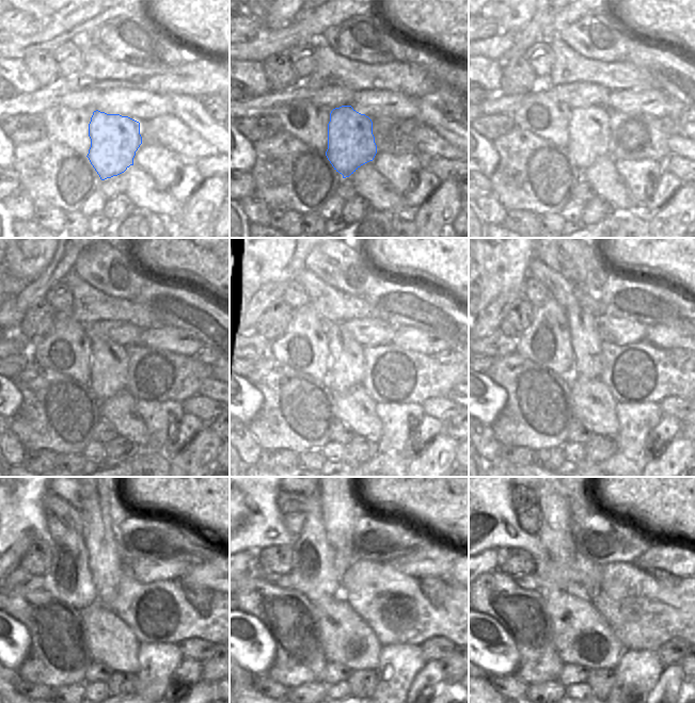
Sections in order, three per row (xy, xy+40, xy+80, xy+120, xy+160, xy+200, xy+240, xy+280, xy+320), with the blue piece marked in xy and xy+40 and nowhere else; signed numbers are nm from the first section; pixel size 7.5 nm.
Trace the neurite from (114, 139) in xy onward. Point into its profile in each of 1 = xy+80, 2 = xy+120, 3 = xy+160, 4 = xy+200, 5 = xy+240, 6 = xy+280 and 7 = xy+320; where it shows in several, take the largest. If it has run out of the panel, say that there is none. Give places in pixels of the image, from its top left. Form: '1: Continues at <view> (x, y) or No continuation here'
1: Continues at xy+80 (589, 133)
2: Continues at xy+120 (109, 362)
3: Continues at xy+160 (346, 355)
4: Continues at xy+200 (581, 315)
5: Continues at xy+240 (106, 562)
6: Continues at xy+280 (338, 502)
7: Continues at xy+320 (579, 502).

